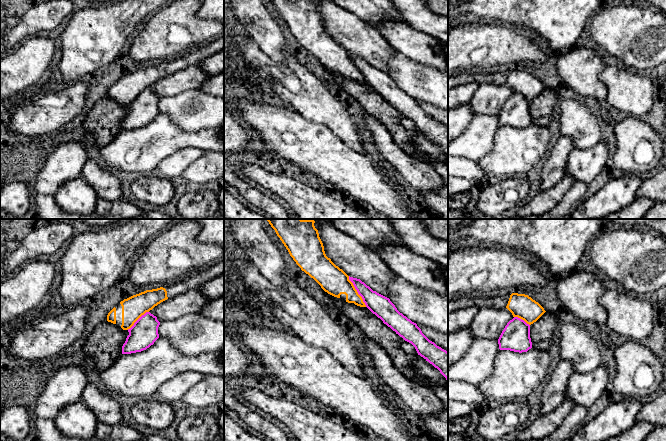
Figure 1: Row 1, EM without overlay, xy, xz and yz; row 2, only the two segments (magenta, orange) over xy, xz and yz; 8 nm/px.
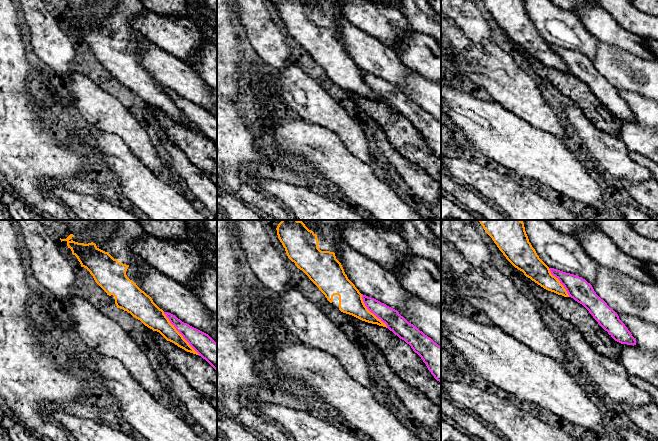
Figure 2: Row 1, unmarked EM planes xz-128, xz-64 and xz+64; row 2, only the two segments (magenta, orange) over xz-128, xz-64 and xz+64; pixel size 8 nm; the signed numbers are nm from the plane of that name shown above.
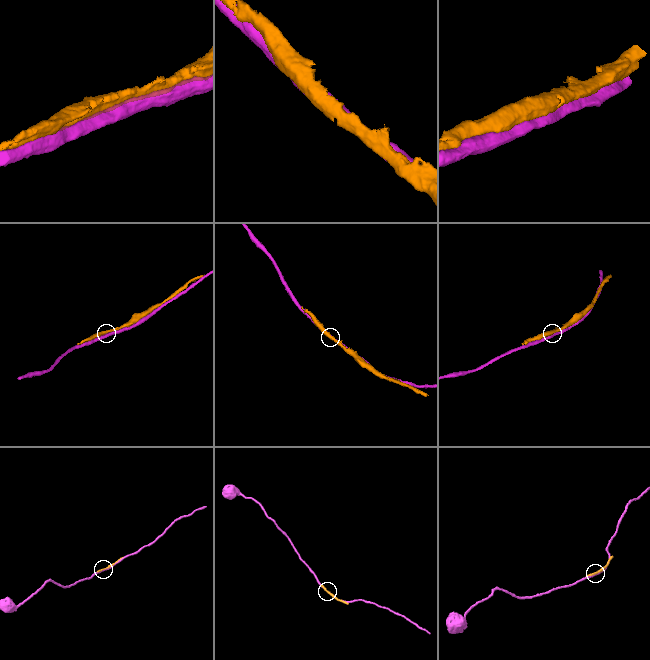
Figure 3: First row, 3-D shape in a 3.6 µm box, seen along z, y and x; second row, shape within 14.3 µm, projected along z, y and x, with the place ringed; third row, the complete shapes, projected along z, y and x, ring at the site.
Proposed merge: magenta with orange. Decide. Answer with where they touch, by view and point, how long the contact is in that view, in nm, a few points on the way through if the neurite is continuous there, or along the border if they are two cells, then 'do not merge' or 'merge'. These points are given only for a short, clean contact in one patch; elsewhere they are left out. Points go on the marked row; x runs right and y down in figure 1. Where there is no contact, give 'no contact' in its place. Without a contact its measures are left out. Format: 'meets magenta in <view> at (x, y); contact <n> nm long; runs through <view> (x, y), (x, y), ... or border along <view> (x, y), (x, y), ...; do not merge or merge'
meets magenta in xz at (357, 291); contact 280 nm long; do not merge

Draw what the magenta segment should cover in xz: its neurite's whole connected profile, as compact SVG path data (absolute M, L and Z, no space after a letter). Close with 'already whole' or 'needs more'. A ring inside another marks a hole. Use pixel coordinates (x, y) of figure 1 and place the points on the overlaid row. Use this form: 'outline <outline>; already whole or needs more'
outline M349 276L366 307L405 341L411 343L418 355L437 368L448 381L448 352L430 341L417 326L400 313L389 298L373 291L360 279Z; already whole

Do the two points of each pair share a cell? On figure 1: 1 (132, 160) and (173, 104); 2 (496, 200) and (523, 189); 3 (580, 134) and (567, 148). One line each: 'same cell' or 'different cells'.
1: different cells
2: same cell
3: different cells

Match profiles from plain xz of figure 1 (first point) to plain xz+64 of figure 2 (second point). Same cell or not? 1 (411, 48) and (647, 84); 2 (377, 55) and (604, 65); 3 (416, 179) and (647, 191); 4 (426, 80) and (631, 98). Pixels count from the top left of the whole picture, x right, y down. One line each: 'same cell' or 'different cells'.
1: different cells
2: different cells
3: different cells
4: different cells

